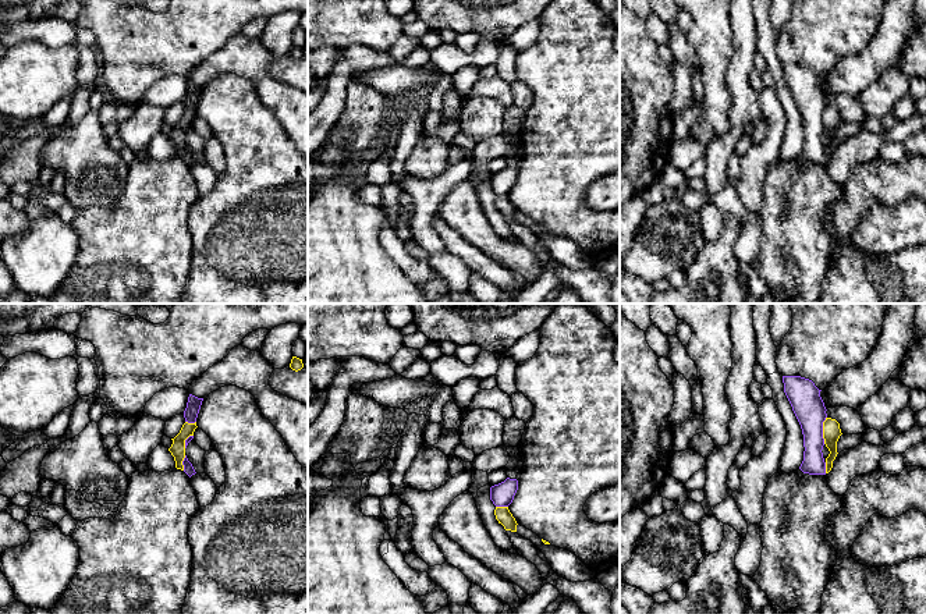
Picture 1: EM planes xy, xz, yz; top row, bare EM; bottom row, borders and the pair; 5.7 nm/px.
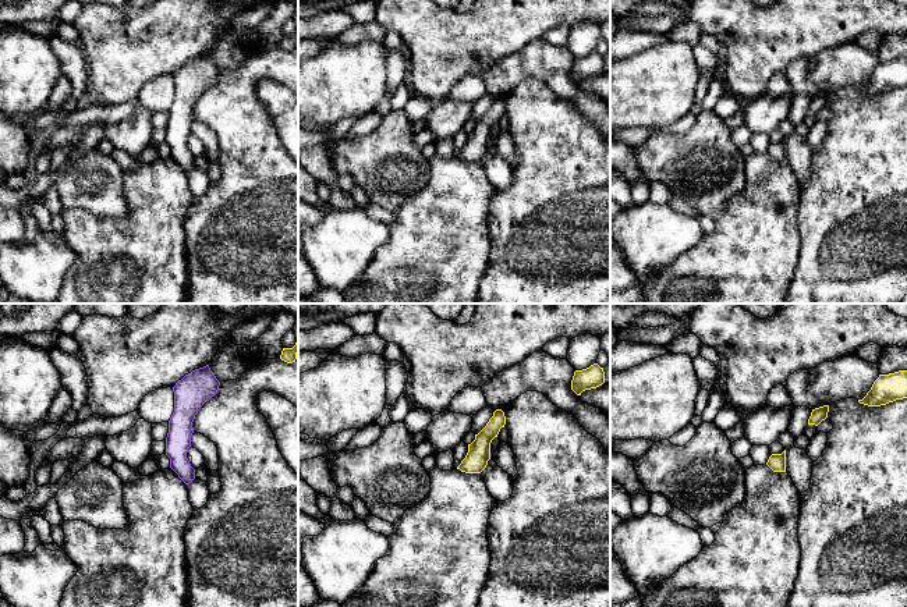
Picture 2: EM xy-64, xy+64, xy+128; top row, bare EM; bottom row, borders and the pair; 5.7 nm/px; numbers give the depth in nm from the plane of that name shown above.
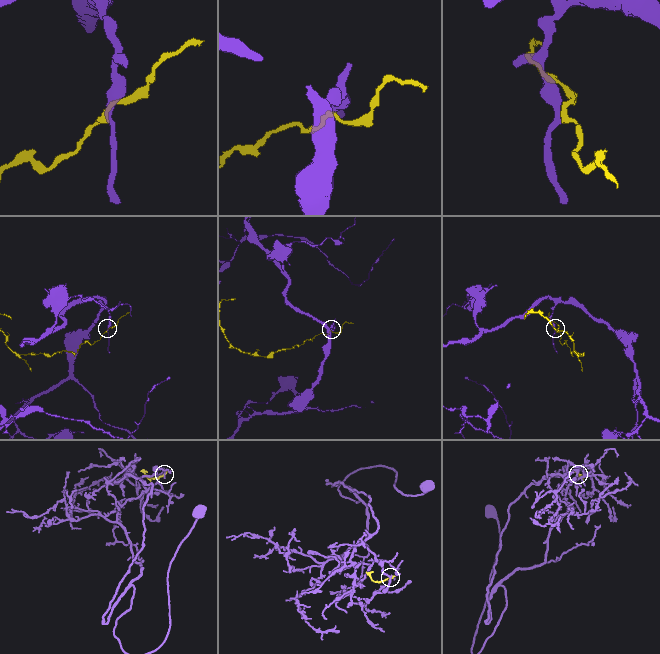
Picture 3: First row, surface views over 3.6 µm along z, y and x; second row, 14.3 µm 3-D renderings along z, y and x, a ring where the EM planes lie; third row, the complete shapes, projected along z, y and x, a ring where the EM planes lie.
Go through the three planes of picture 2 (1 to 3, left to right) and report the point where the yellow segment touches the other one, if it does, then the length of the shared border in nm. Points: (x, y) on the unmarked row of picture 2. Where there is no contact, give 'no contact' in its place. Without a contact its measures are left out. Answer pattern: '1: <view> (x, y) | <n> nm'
1: no contact
2: no contact
3: no contact

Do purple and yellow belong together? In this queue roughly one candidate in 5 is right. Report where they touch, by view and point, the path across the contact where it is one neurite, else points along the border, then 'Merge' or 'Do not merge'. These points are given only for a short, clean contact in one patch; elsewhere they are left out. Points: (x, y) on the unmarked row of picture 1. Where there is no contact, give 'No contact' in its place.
Touches purple at yz (822, 119). Boundary: yz (826, 105), (823, 110), (823, 131). Do not merge

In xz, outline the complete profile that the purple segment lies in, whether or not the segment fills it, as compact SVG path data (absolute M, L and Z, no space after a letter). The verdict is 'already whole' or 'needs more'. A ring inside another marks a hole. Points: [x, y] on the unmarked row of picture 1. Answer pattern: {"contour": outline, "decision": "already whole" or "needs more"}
{"contour": "M507 166L504 170L490 175L490 188L496 195L508 195L518 178L518 168Z", "decision": "already whole"}

